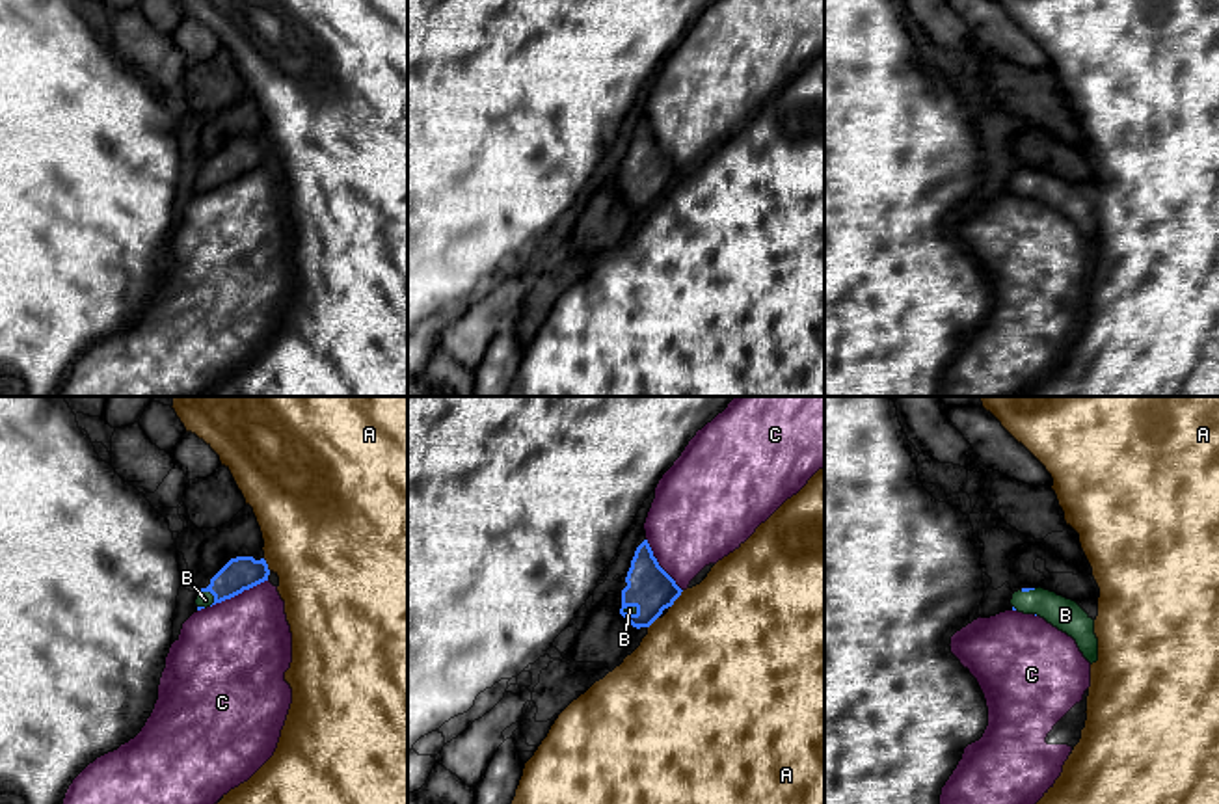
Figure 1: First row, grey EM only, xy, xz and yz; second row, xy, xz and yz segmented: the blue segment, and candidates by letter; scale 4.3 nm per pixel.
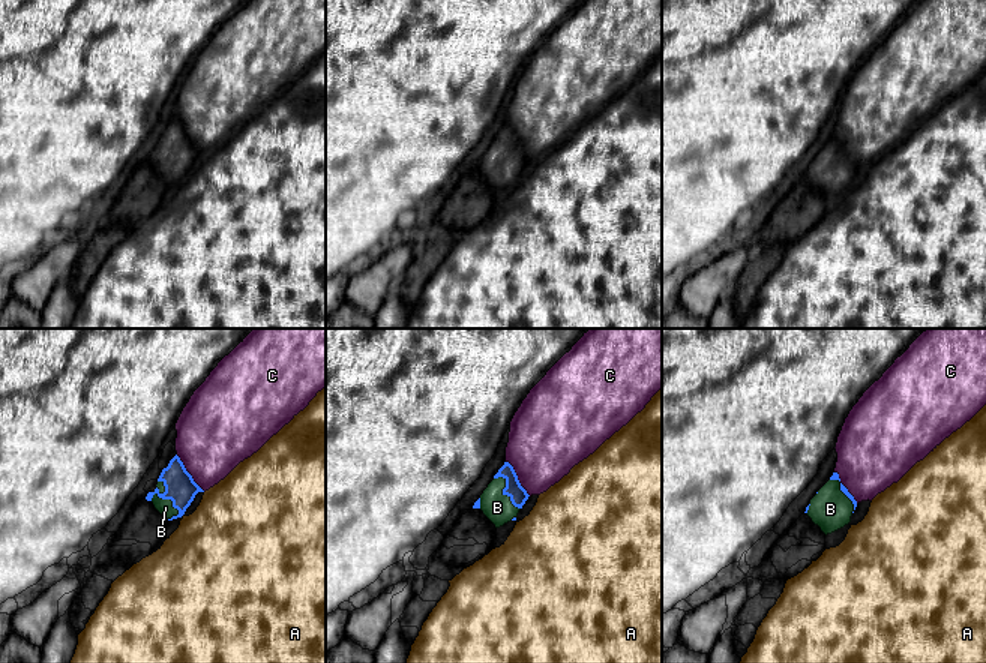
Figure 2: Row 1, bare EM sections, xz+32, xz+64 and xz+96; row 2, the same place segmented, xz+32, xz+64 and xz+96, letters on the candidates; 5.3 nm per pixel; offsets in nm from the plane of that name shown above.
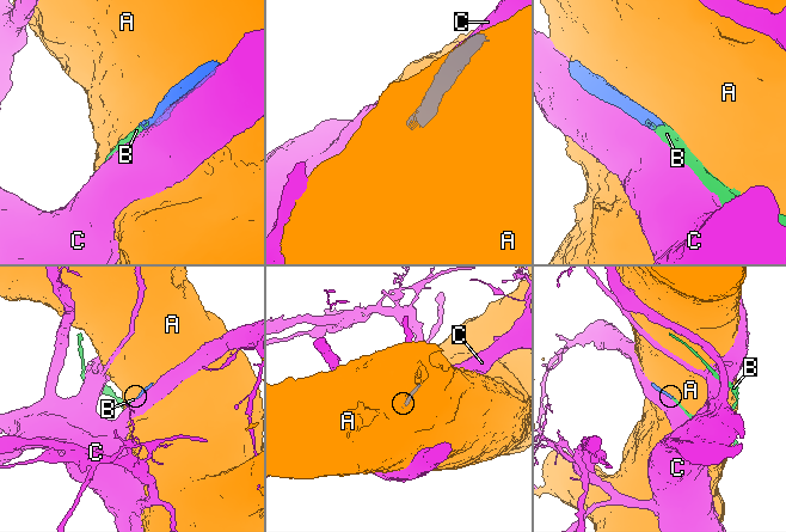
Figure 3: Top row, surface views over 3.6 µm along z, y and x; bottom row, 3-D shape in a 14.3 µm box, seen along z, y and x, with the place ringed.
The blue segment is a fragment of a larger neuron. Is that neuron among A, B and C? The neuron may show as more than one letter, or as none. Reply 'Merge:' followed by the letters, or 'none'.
Merge: B

